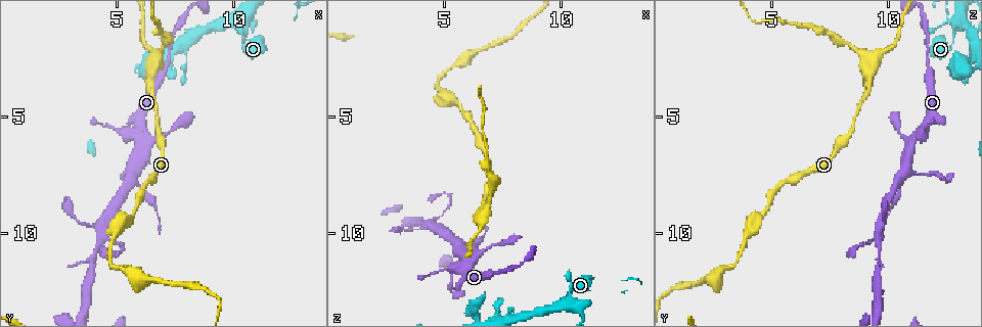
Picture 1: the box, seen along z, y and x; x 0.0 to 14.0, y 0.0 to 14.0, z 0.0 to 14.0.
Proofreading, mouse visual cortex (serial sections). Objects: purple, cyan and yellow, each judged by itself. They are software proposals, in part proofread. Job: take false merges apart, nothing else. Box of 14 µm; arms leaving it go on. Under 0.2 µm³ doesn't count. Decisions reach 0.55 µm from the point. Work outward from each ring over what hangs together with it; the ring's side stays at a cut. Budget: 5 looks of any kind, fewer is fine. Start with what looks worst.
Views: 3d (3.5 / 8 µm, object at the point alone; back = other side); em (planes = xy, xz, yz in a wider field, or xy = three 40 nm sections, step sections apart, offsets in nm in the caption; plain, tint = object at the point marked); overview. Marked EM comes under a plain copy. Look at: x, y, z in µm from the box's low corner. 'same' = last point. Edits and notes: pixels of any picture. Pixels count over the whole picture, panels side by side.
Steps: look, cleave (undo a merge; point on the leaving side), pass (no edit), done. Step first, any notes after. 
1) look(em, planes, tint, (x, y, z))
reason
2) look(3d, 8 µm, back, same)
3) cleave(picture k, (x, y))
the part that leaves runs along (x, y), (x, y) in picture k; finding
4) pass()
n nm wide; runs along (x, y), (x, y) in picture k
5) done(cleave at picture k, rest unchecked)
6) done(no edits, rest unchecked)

look(3d, 3.5 µm, (4.0, 11.2, 9.5))

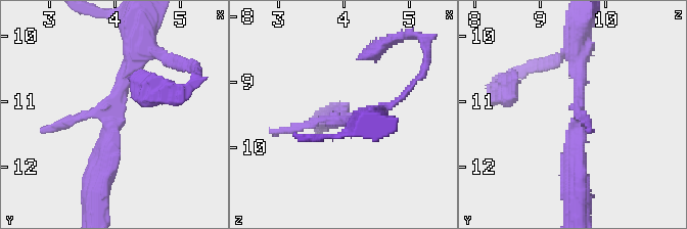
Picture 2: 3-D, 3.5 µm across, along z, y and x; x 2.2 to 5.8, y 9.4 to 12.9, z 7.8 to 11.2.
look(em, xy, step 2, tint, (4.05, 11.20, 9.60))

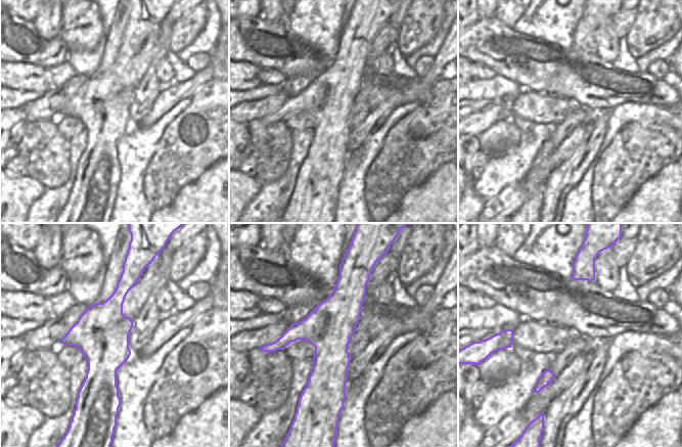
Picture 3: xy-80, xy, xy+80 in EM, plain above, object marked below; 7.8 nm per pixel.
pass()
runs along (137, 52), (121, 83), (102, 181) in picture 2; continuous, no second cell

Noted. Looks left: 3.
look(3d, 8 µm, (4.8, 11.3, 3.5))
sharp bend

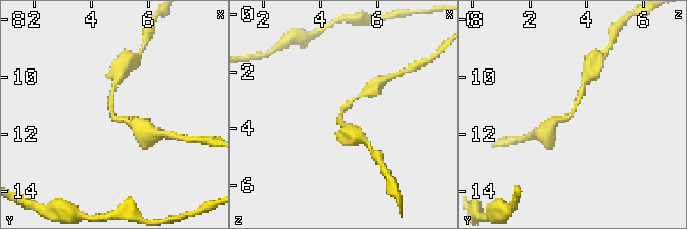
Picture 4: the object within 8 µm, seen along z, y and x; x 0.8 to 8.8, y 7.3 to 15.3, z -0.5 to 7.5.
look(3d, 3.5 µm, (4.7, 11.3, 3.5))
closer look

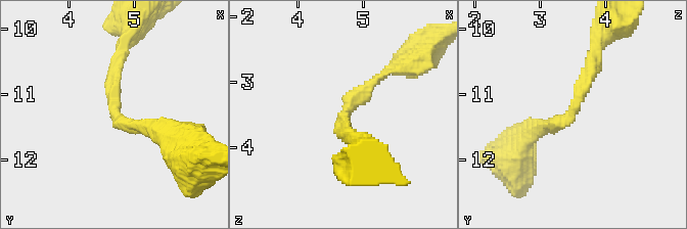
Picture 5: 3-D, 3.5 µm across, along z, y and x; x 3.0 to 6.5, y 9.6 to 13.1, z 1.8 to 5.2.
look(em, xy, step 1, tint, (4.75, 11.35, 3.50))
arms of 150, 200 nm; now the EM

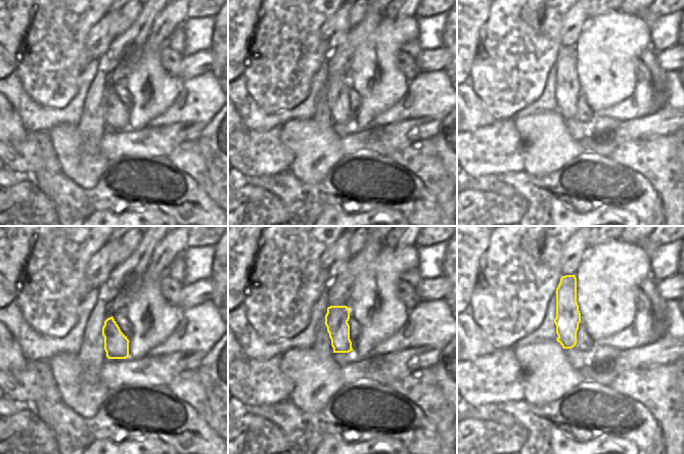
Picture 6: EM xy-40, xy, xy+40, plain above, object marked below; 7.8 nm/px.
pass()
runs along (596, 54), (573, 115), (524, 136) in picture 5; all the same cell

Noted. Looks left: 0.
done(no edits, rest unchecked)

